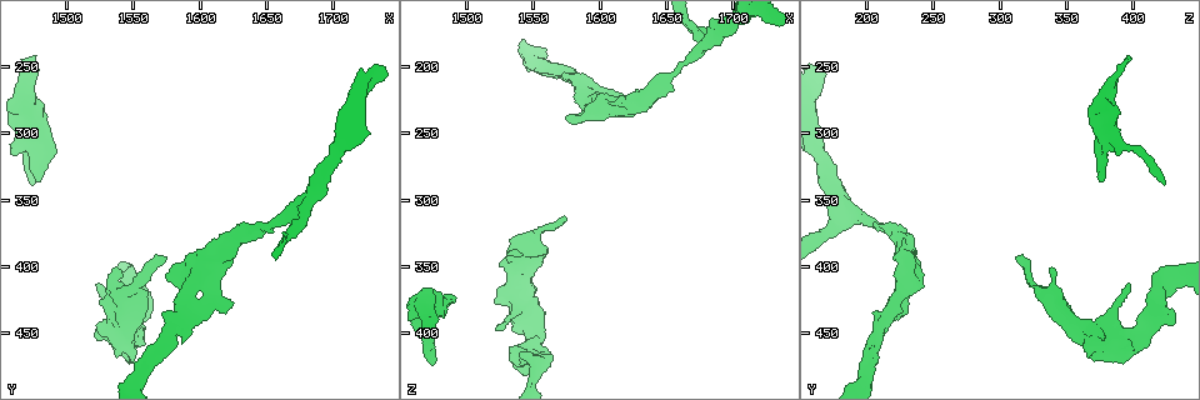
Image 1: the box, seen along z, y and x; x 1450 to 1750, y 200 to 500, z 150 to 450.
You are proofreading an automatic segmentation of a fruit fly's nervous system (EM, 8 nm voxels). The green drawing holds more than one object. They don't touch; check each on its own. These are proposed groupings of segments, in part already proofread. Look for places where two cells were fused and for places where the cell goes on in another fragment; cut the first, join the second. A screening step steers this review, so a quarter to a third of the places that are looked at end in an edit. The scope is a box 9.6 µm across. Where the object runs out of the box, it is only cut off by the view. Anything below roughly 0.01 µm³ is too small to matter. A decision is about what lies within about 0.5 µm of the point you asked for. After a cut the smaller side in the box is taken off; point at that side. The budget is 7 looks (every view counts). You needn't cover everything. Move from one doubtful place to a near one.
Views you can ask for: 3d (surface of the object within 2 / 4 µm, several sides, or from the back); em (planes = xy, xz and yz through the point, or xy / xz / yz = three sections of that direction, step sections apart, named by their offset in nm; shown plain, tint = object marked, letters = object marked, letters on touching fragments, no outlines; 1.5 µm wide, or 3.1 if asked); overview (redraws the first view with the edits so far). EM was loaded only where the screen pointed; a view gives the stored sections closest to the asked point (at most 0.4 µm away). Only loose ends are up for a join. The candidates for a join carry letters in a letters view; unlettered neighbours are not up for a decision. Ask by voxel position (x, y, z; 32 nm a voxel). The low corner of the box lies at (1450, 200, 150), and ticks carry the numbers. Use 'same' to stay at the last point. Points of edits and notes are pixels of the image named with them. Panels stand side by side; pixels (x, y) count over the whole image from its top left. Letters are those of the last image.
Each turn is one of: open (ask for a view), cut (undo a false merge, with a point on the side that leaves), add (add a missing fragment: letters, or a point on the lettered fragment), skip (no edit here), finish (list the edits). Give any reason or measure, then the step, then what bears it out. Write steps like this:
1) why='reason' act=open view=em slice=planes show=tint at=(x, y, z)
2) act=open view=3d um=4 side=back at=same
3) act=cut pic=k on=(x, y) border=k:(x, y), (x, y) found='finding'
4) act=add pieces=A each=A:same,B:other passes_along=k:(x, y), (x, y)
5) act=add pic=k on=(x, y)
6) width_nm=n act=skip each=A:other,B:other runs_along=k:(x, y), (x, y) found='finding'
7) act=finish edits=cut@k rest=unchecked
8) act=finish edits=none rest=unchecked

why='sudden change in width' act=open view=em slice=planes show=tint at=(1628, 378, 224)

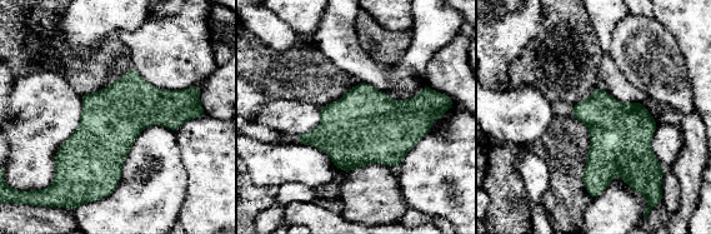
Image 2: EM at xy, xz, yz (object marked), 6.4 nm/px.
why='see the neighbours' act=open view=em slice=planes show=letters at=same

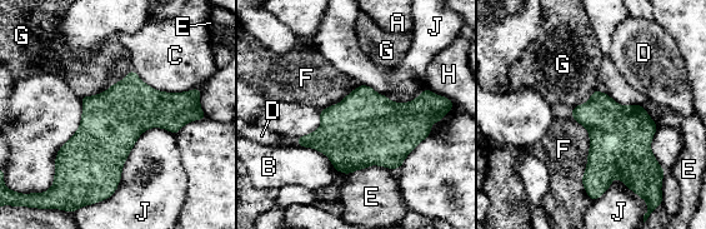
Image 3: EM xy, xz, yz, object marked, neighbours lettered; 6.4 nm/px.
act=skip each=A:other,B:other,C:other,D:other,E:other,F:other,G:other,H:other,J:other border=3:(175, 133), (148, 128), (101, 202) found='one cell here'

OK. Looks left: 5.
why='four or more arms meet' act=open view=em slice=xz step=8 show=tint at=(1684, 348, 182)

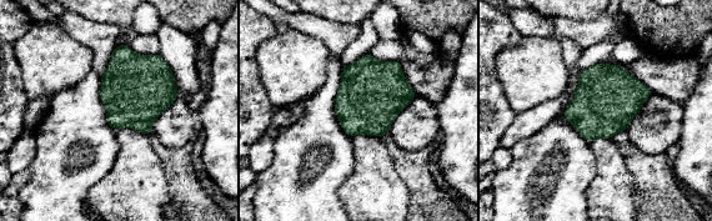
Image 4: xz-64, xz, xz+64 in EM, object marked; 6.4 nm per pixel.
act=open view=em slice=planes show=letters at=same

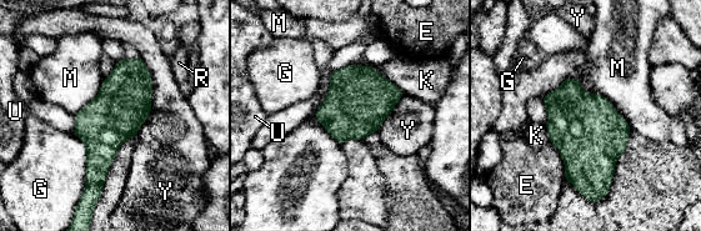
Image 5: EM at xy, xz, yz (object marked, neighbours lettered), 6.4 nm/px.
width_nm=340 act=skip each=E:other,G:other,K:other,M:other,R:other,U:other,Y:other found='continuous, no second cell'

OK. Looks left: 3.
why='stops while still wide' act=open view=em slice=yz step=8 show=tint at=(1540, 400, 340)

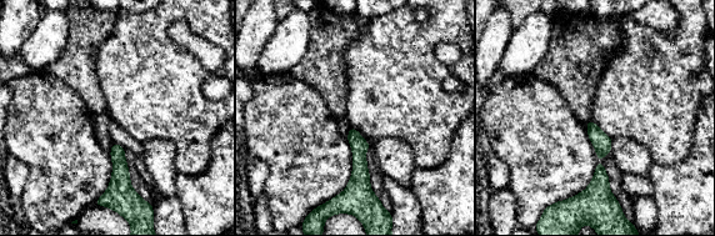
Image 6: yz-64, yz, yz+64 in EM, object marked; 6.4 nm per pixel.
act=open view=em slice=xy step=8 show=letters at=same

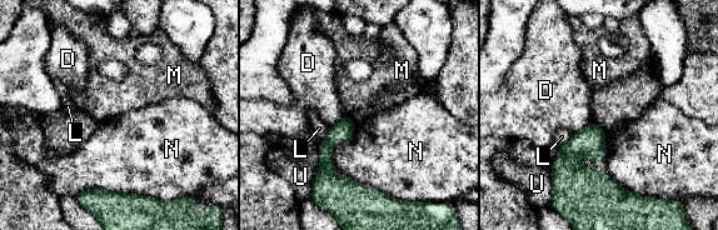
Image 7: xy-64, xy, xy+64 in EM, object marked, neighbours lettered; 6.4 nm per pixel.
act=skip each=D:other,L:other,M:other,N:other,U:other found='no lettered fragment goes on from it'

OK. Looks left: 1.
act=finish edits=none rest=unchecked

